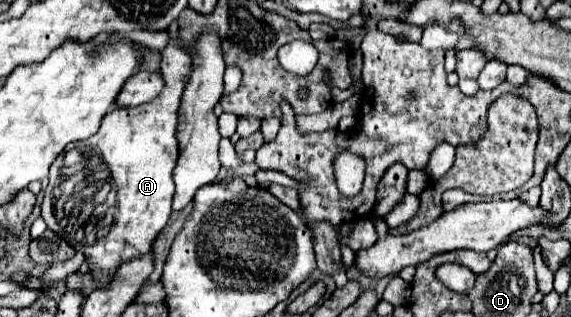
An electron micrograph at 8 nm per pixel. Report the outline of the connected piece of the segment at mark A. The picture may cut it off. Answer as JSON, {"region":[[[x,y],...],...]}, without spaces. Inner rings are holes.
{"region":[[[172,40],[161,55],[160,73],[162,74],[163,68],[165,82],[162,96],[134,108],[114,108],[104,116],[98,132],[90,136],[90,140],[68,144],[66,152],[62,152],[62,156],[58,156],[50,168],[50,184],[42,206],[42,218],[52,232],[74,244],[76,250],[82,250],[96,272],[104,272],[94,276],[108,278],[120,262],[150,252],[152,242],[166,226],[172,212],[172,172],[180,154],[176,138],[180,96],[192,60],[188,54],[184,54],[184,50],[176,48]],[[64,170],[66,194],[64,190],[58,194],[58,186],[64,180]],[[102,190],[108,194],[100,194]],[[64,196],[66,206],[62,204]],[[108,240],[124,242],[126,248],[120,254],[108,254],[104,250],[104,244]]]}

